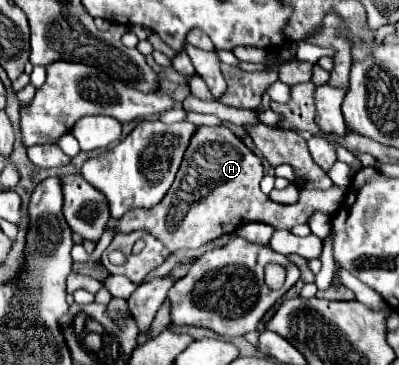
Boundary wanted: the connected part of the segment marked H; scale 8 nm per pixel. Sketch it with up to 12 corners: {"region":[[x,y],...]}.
{"region":[[199,126],[165,198],[111,220],[171,252],[243,222],[277,230],[331,214],[347,190],[277,204],[227,126]]}

